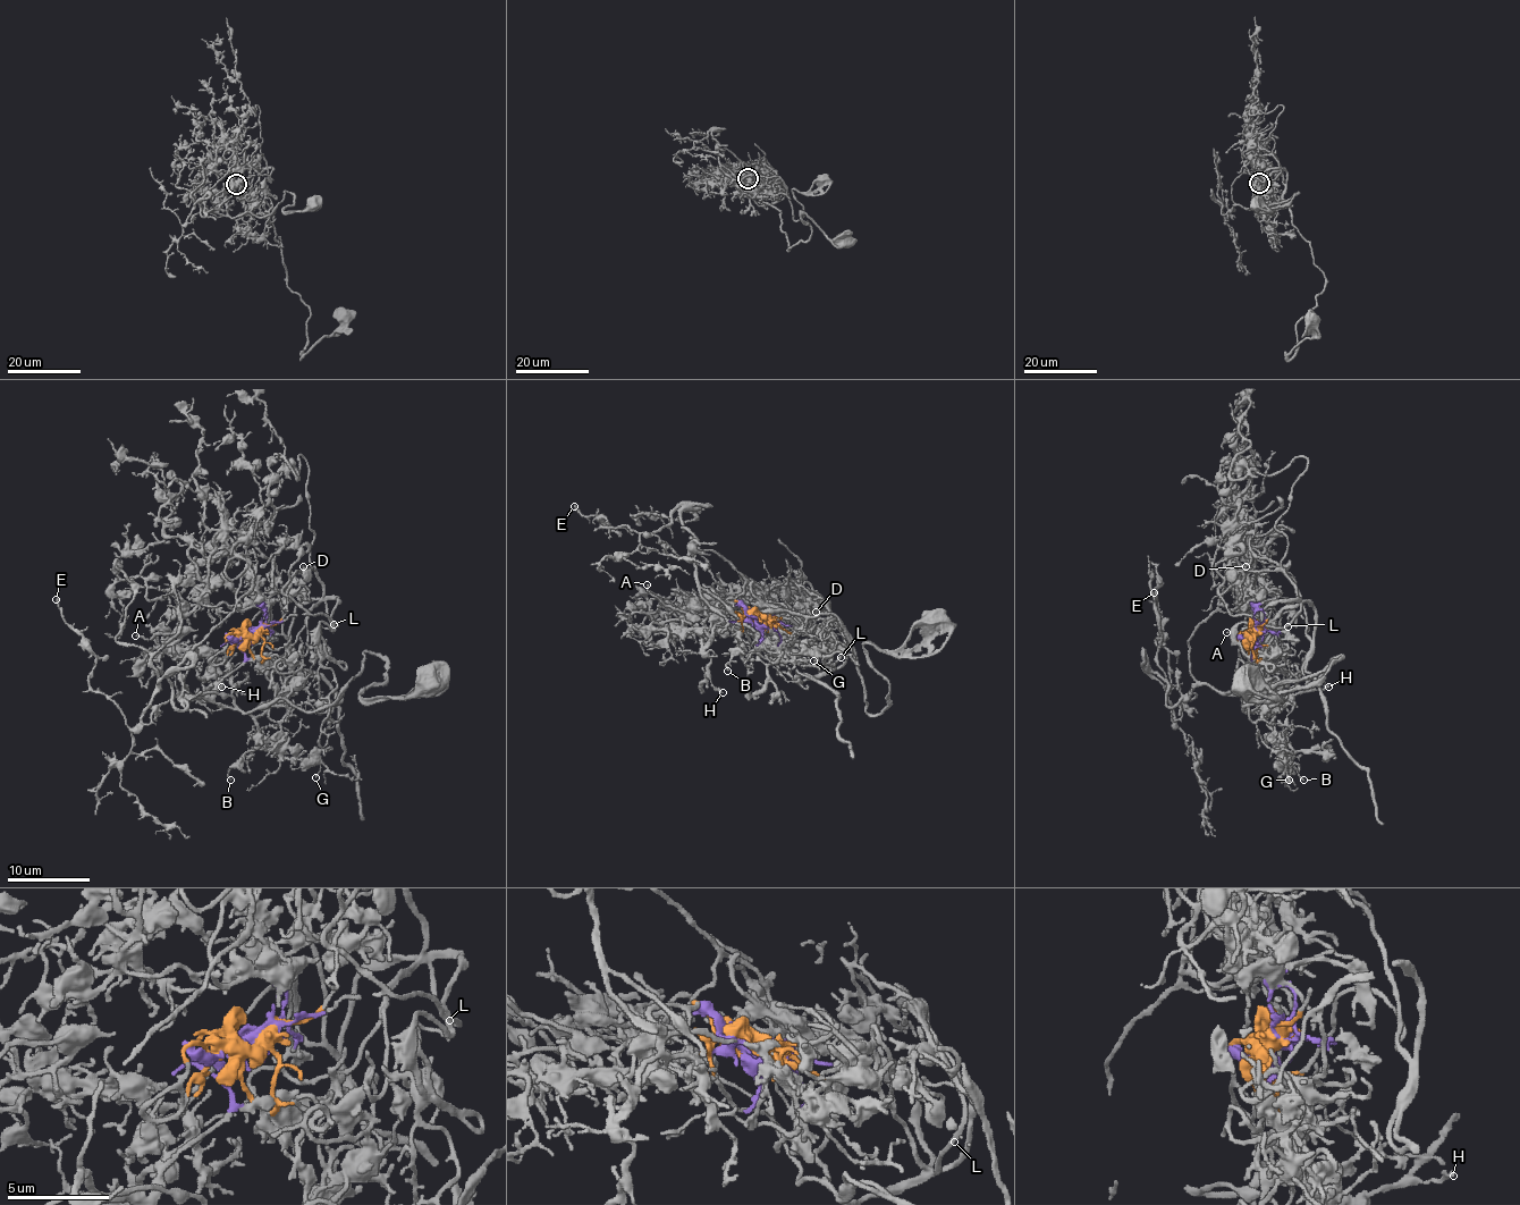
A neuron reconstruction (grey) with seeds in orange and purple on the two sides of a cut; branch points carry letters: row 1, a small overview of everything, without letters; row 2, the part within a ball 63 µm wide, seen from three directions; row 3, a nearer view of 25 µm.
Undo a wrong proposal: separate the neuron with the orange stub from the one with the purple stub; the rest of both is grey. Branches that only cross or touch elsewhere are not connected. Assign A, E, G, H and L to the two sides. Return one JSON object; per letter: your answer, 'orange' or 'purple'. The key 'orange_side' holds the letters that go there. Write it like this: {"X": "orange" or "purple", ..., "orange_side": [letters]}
{"A": "orange", "E": "purple", "G": "orange", "H": "purple", "L": "orange", "orange_side": ["A", "G", "L"]}

